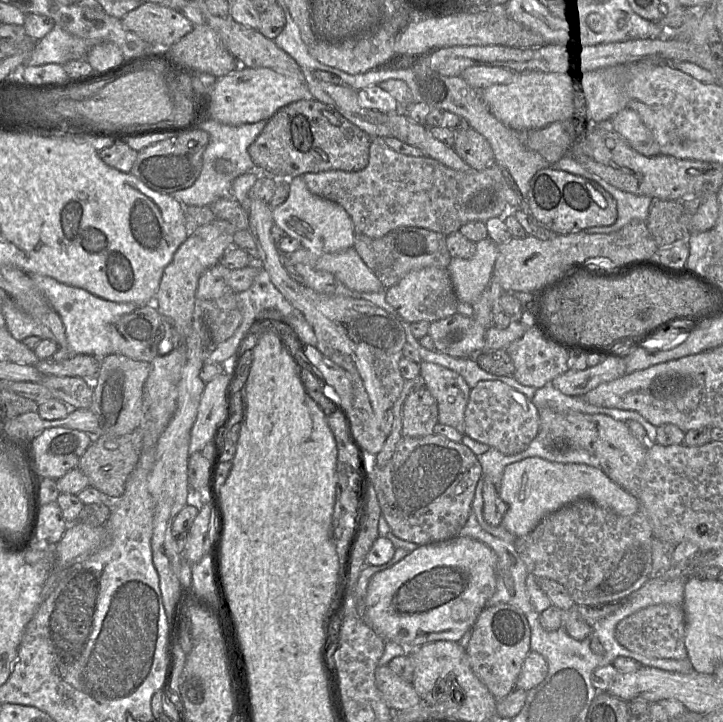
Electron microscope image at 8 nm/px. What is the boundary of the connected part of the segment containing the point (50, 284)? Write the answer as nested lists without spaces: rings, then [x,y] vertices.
[[[28,274],[41,291],[51,308],[59,315],[66,334],[66,347],[58,348],[52,360],[63,361],[75,355],[89,355],[102,359],[115,351],[111,344],[111,327],[123,316],[139,306],[134,303],[118,303],[97,297],[85,289],[69,286],[39,274]]]

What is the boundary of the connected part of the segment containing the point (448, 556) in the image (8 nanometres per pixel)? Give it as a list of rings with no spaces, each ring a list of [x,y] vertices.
[[[470,537],[419,546],[370,579],[363,621],[384,641],[407,649],[441,640],[460,642],[495,592],[496,563],[496,554]]]

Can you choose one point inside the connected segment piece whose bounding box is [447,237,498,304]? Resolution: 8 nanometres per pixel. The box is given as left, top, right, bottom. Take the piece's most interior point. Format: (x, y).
(469, 277)

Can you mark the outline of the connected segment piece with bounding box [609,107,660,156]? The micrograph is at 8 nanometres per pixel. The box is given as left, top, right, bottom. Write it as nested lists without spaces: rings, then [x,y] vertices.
[[[628,107],[622,109],[612,117],[609,123],[613,130],[620,134],[635,151],[645,156],[660,154],[660,147],[651,131],[633,109]]]

